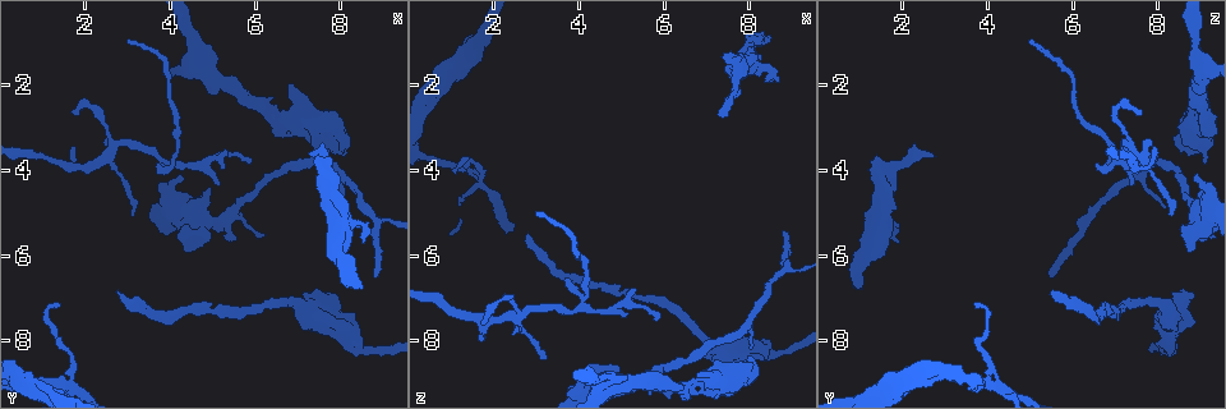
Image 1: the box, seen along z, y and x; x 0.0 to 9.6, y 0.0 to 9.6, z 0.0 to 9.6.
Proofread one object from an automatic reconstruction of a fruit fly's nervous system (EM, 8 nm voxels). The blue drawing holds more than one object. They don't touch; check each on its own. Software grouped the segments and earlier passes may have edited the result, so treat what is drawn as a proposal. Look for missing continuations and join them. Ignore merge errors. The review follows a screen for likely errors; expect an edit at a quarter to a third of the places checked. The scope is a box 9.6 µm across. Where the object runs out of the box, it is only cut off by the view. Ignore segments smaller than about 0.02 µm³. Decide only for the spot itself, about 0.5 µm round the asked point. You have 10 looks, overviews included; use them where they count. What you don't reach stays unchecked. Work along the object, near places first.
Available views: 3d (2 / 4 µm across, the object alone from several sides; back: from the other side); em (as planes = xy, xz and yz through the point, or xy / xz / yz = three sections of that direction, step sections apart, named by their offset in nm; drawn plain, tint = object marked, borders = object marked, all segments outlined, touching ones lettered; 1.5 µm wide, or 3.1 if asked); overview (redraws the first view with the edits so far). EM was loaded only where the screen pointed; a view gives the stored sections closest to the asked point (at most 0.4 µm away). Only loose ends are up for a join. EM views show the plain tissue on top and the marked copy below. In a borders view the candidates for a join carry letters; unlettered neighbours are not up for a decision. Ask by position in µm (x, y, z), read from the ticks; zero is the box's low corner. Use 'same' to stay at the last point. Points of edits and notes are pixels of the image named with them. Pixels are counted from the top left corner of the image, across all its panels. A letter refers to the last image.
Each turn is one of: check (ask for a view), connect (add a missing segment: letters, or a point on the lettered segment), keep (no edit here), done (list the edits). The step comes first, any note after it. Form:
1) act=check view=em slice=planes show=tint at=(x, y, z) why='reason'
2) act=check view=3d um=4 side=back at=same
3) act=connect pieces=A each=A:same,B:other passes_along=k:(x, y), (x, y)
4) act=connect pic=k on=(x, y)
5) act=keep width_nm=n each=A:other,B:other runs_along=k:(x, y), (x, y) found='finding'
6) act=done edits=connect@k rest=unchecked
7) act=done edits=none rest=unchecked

act=check view=em slice=planes show=borders at=(3.70, 3.80, 6.50)

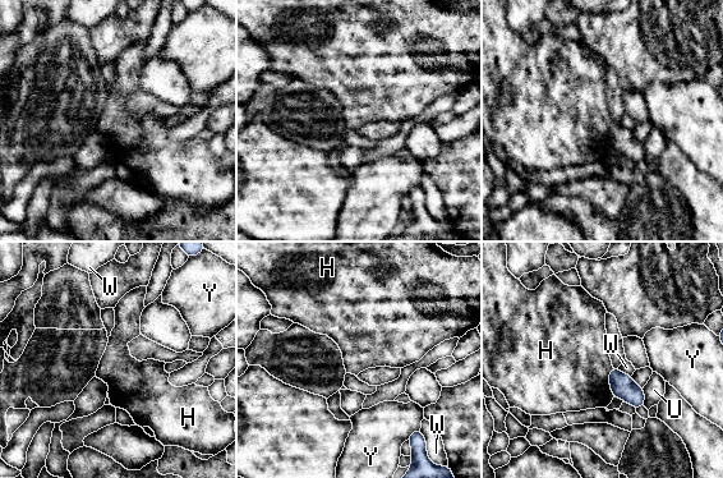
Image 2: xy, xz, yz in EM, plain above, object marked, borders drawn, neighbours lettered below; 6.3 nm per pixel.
act=keep width_nm=140 each=H:other,U:other,W:other,Y:other border=2:(613, 368), (609, 372), (612, 396) found='no lettered segment goes on from it'

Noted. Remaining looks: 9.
act=check view=em um=3.1 slice=xz step=16 show=tint at=(8.50, 5.75, 1.90) why='free end'

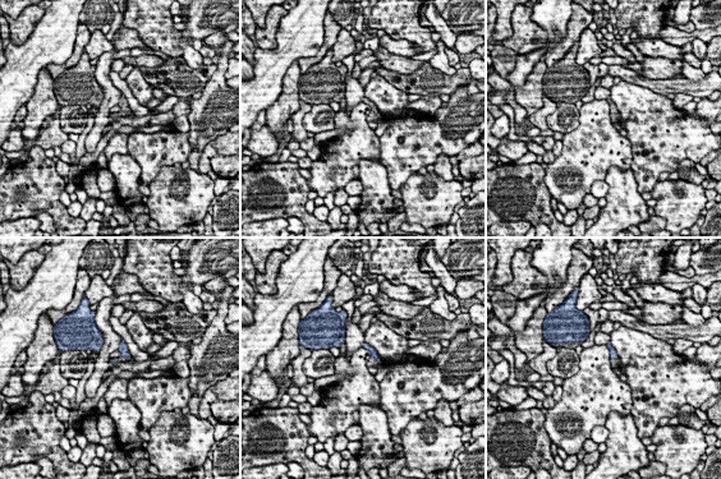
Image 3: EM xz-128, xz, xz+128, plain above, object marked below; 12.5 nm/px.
act=check view=em um=3.1 slice=planes show=borders at=same why='cut it another way'

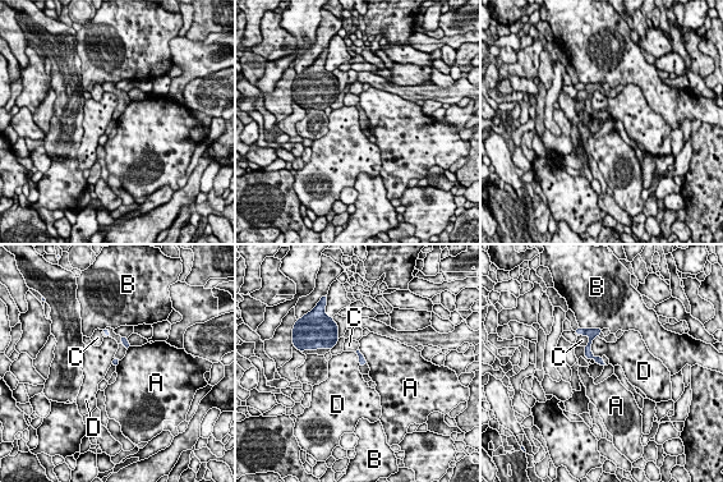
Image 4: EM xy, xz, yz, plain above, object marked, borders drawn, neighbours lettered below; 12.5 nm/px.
act=keep width_nm=90 each=A:other,B:other,C:other,D:other found='none of them fits'

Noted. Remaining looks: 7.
act=check view=3d um=2 at=(7.45, 3.60, 1.45) why='an open end'

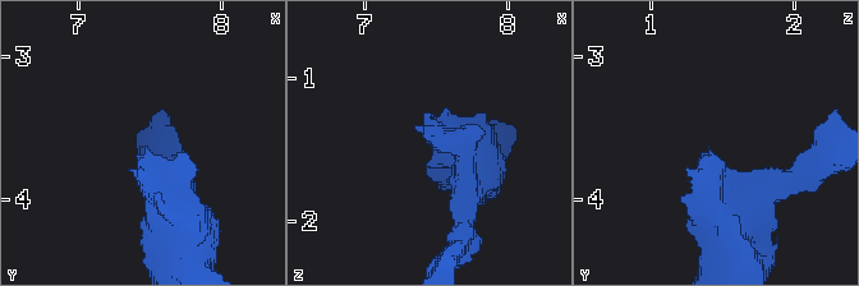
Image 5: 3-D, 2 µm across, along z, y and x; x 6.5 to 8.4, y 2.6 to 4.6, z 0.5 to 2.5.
act=check view=em slice=planes show=tint at=(7.42, 3.68, 1.42) why='need the tissue'

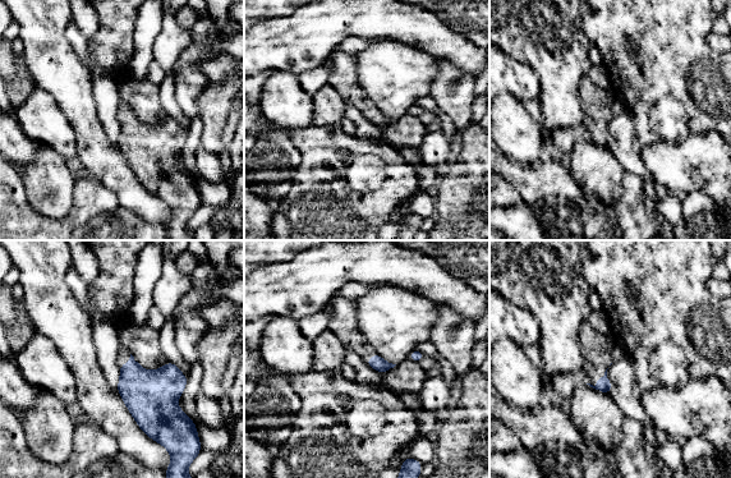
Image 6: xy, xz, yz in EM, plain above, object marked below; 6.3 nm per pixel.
act=check view=em slice=planes show=borders at=same why='see the neighbours'

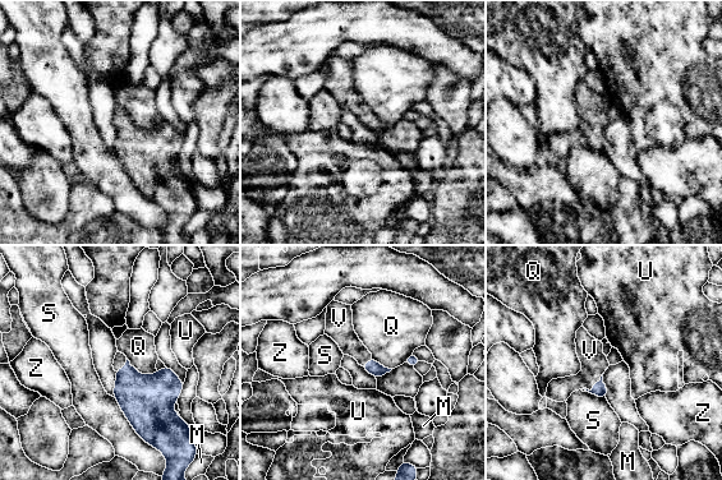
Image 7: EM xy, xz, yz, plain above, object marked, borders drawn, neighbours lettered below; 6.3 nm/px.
act=connect pieces=V each=M:other,Q:other,S:other,U:other,V:same,Z:other found='it goes on there'

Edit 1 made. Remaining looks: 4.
act=check view=3d um=2 at=(6.80, 2.05, 8.85) why='free end'

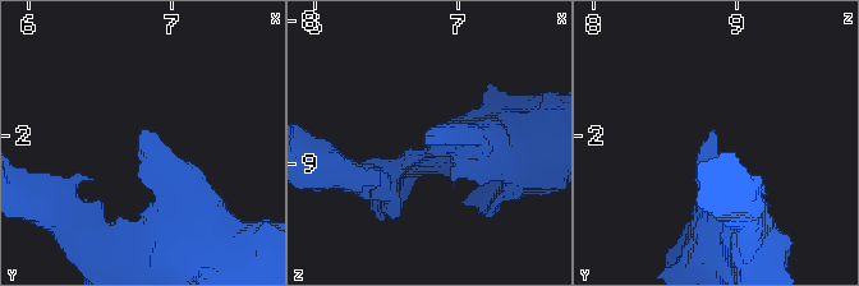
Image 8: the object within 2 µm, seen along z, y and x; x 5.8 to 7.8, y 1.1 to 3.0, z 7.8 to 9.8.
act=check view=em slice=planes show=tint at=(6.78, 1.98, 8.86)

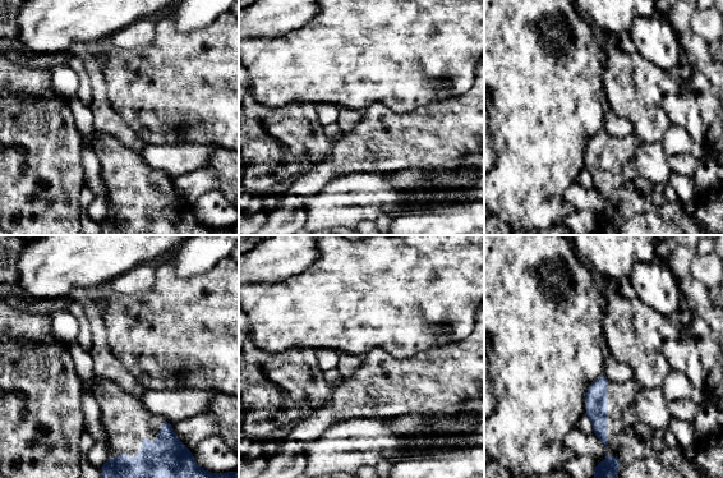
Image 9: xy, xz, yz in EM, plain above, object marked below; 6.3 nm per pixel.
act=check view=em slice=planes show=borders at=same

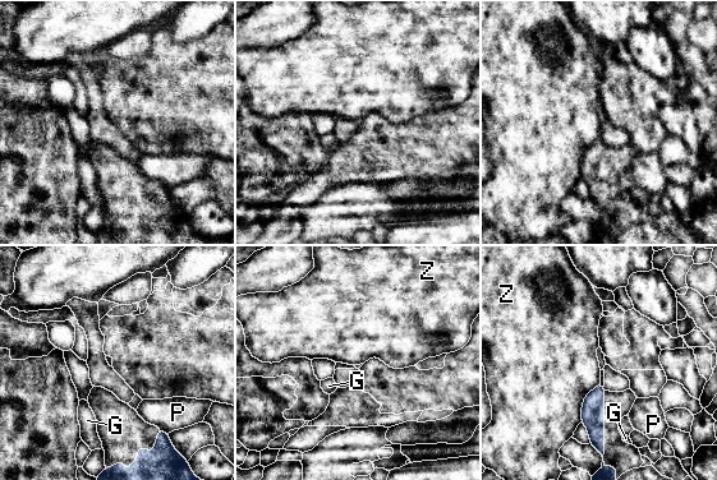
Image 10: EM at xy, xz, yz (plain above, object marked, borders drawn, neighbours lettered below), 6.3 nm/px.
act=keep each=G:other,P:other,Z:other border=10:(600, 382), (583, 401), (580, 421) found='no lettered segment goes on from it'

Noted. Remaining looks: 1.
act=done edits=connect@7 rest=unchecked

